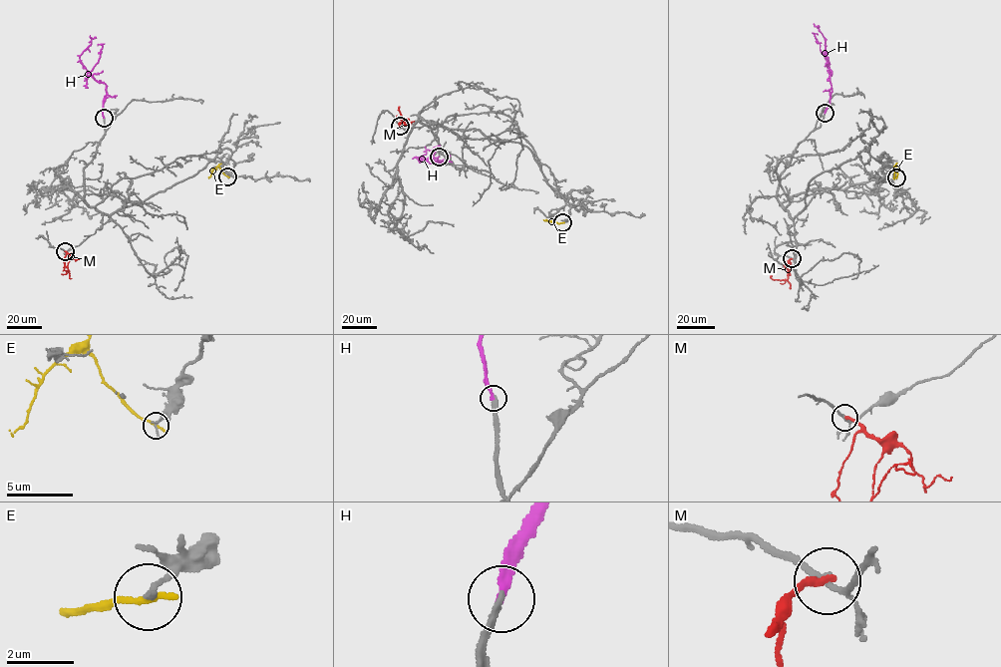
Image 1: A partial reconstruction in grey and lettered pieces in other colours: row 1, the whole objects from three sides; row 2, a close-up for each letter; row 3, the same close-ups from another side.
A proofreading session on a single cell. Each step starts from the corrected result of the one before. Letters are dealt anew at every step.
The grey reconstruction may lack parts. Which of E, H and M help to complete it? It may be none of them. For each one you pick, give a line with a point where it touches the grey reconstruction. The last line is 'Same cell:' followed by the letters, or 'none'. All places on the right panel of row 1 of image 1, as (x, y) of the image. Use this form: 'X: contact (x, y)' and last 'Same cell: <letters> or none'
H: contact (825, 113)
Same cell: H

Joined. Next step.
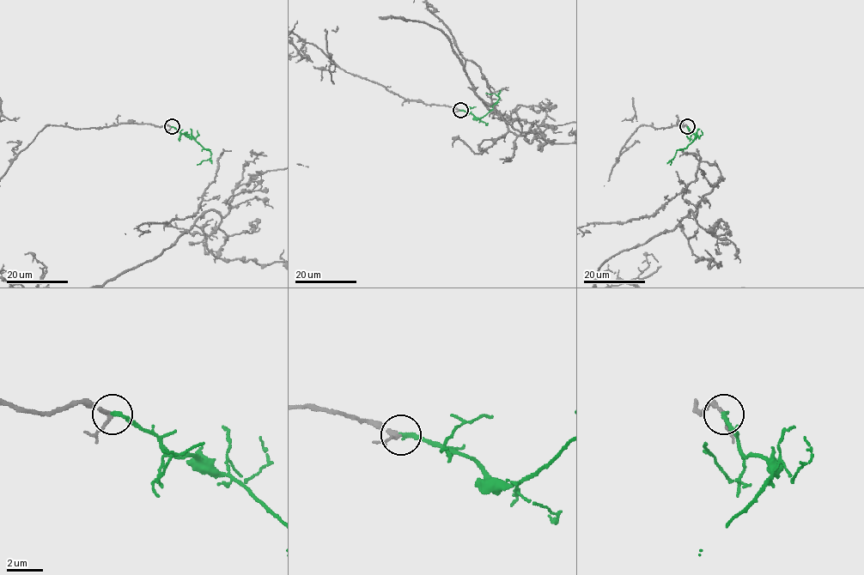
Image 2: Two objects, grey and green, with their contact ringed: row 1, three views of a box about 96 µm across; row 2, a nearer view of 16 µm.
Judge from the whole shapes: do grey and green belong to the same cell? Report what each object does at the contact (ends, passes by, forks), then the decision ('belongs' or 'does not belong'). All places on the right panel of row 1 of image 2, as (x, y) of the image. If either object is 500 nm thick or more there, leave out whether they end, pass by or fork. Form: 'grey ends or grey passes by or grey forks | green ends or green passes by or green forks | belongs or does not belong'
grey passes by | green ends | belongs

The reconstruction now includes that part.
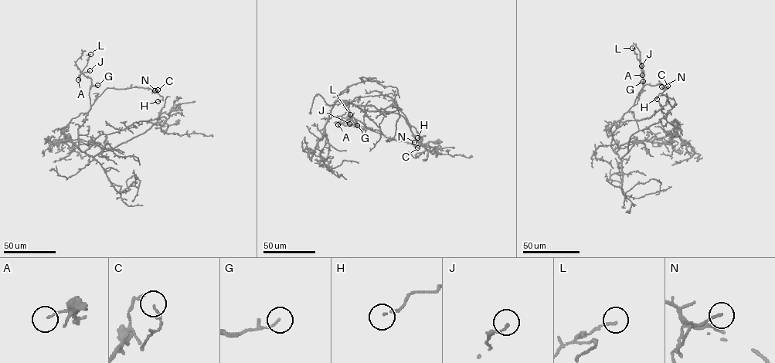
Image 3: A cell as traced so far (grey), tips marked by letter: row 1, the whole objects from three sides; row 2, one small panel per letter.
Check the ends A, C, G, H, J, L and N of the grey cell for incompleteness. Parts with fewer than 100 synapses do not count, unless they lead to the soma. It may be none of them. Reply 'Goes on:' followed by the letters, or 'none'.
Goes on: none

